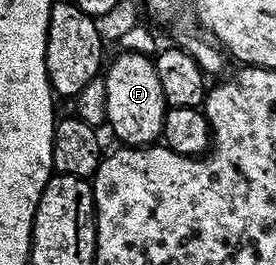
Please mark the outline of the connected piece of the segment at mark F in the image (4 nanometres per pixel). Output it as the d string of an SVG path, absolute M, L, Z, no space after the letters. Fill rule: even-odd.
M121 51L107 61L103 69L104 85L106 86L106 106L104 115L107 127L112 127L114 135L120 139L119 143L124 146L152 146L161 139L164 131L164 114L166 105L162 94L162 82L158 79L155 59L151 56L143 56L137 52Z

